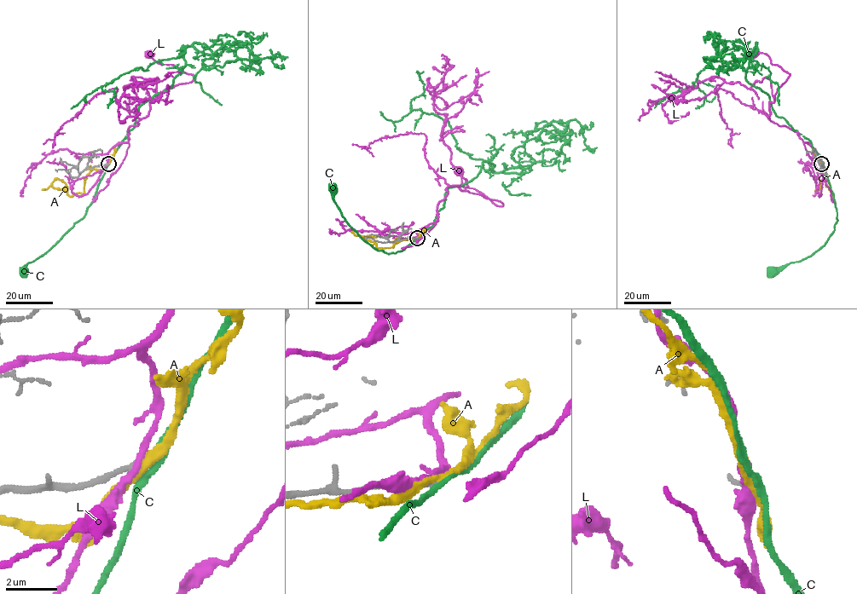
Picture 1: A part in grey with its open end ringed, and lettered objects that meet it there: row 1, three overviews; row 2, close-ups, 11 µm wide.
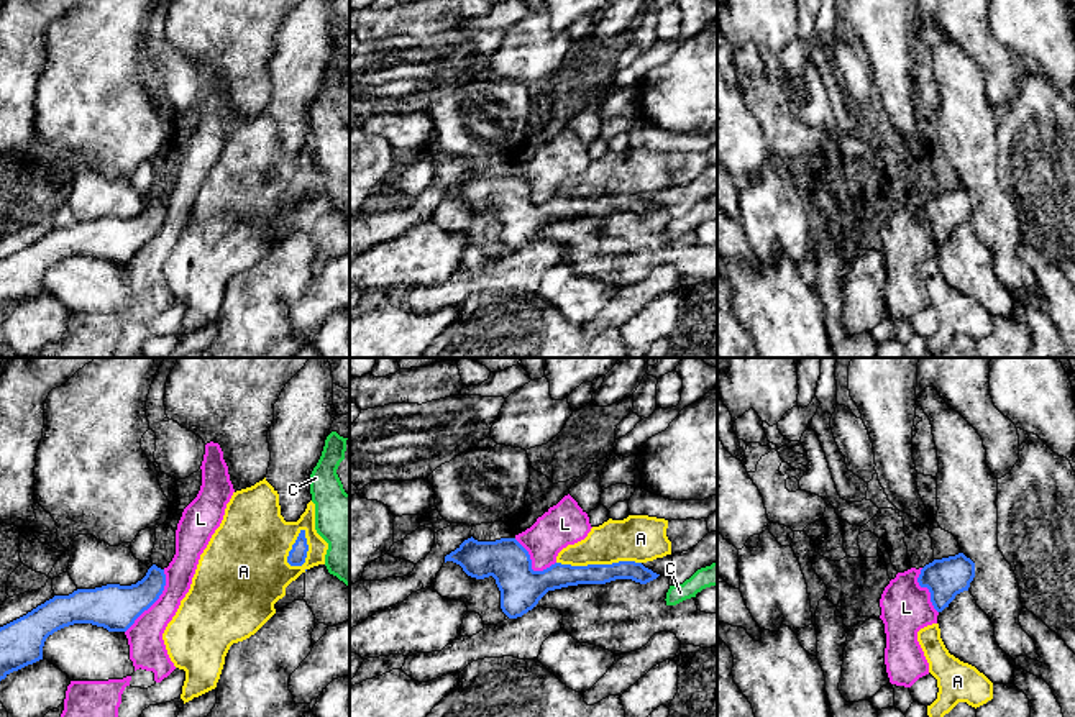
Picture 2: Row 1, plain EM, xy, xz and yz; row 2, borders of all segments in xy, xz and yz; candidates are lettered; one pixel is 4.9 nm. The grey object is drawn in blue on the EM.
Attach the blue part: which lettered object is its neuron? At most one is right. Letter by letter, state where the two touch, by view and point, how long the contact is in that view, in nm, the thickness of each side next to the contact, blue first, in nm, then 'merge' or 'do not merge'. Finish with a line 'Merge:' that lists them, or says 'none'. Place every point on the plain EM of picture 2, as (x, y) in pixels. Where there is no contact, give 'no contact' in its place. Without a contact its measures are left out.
A: contact xy (292, 181); length 200 nm; calibres 90 and 420 nm; do not merge
C: no contact; do not merge
L: contact xy (155, 233); length 360 nm; calibres 220 and 180 nm; do not merge
Merge: none

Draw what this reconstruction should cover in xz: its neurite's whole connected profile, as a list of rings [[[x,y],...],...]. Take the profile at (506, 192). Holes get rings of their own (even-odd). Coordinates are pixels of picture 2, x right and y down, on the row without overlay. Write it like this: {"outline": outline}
{"outline": [[[471,169],[446,187],[446,194],[460,197],[476,212],[492,208],[501,223],[501,241],[509,251],[532,243],[548,223],[578,217],[606,217],[615,212],[647,217],[660,208],[635,194],[588,199],[555,195],[543,203],[533,203],[528,184],[515,171],[478,174]]]}

